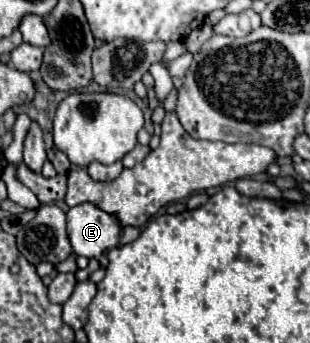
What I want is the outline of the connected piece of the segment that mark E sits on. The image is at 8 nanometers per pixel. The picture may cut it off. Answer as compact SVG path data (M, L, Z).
M78 204L68 210L68 238L76 256L95 258L102 268L109 261L104 250L110 250L120 240L120 224L94 204Z

